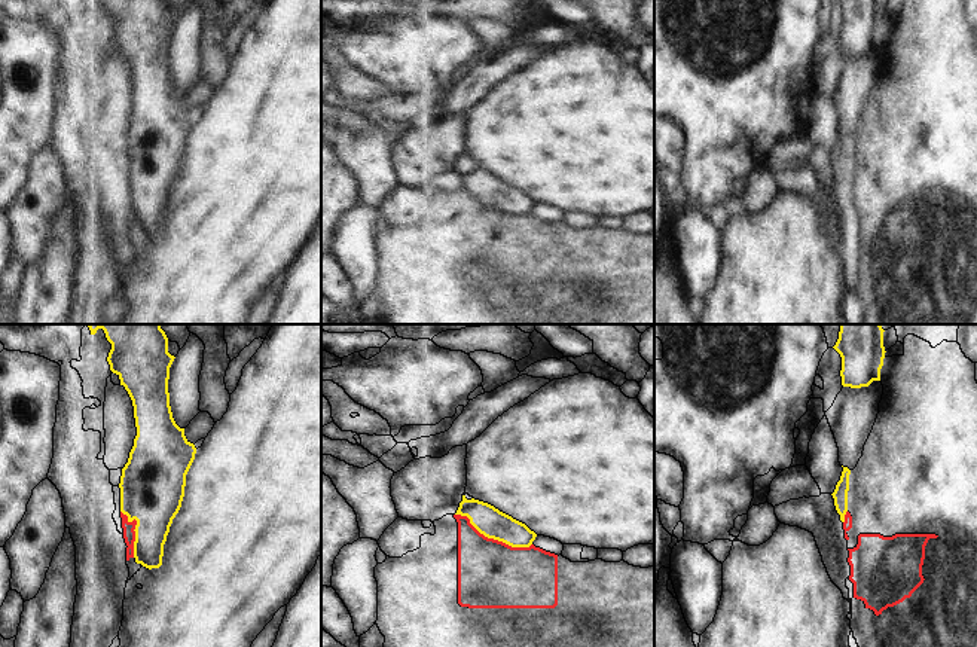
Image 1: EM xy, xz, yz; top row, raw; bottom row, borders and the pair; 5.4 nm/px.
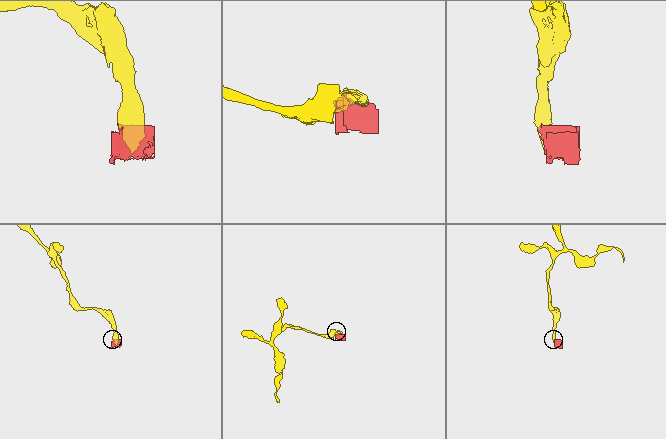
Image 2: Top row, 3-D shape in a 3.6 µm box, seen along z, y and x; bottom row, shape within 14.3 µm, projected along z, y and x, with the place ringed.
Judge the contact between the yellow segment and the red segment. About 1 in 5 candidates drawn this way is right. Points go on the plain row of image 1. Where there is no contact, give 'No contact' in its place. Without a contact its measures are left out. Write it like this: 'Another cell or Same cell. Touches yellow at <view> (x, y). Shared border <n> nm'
Another cell. Touches yellow at xz (492, 204). Shared border 440 nm.

